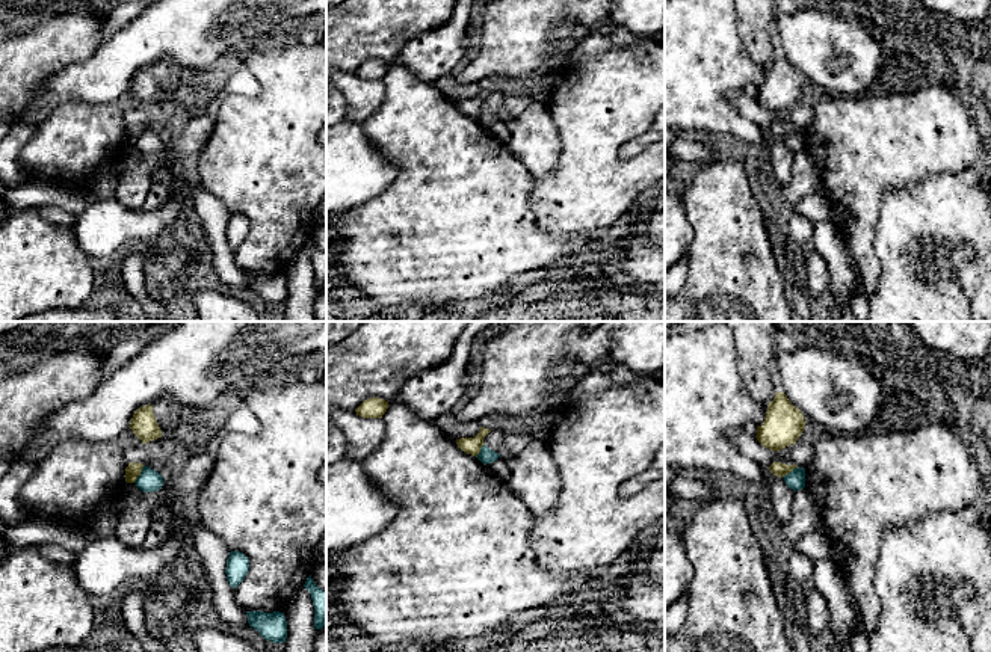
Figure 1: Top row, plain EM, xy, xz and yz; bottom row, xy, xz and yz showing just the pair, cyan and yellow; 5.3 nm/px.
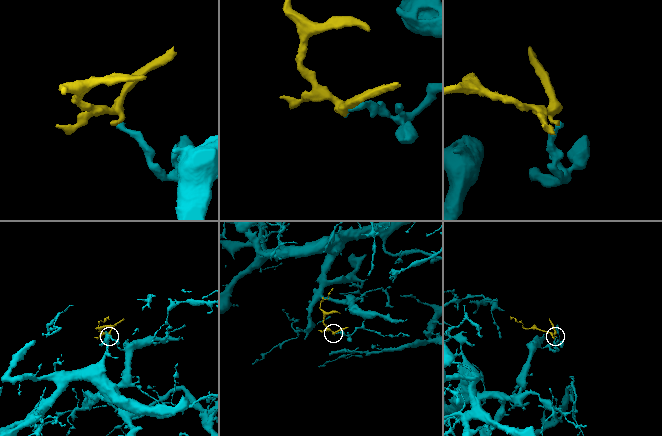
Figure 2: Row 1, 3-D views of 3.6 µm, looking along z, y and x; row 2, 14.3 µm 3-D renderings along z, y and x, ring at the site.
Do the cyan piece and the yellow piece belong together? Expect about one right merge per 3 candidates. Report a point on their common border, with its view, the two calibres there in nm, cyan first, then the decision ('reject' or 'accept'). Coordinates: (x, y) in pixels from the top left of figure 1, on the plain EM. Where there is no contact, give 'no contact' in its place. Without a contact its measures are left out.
contact xy (141, 136); calibres 120 and 80 nm; reject

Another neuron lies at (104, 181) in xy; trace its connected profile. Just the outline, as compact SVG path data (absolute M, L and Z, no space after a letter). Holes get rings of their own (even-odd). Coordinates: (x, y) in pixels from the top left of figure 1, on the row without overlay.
M110 158L94 174L88 187L98 199L109 199L115 196L118 181L118 161Z

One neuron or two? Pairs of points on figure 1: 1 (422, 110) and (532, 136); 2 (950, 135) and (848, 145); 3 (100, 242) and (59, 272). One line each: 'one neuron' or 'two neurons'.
1: two neurons
2: one neuron
3: two neurons

